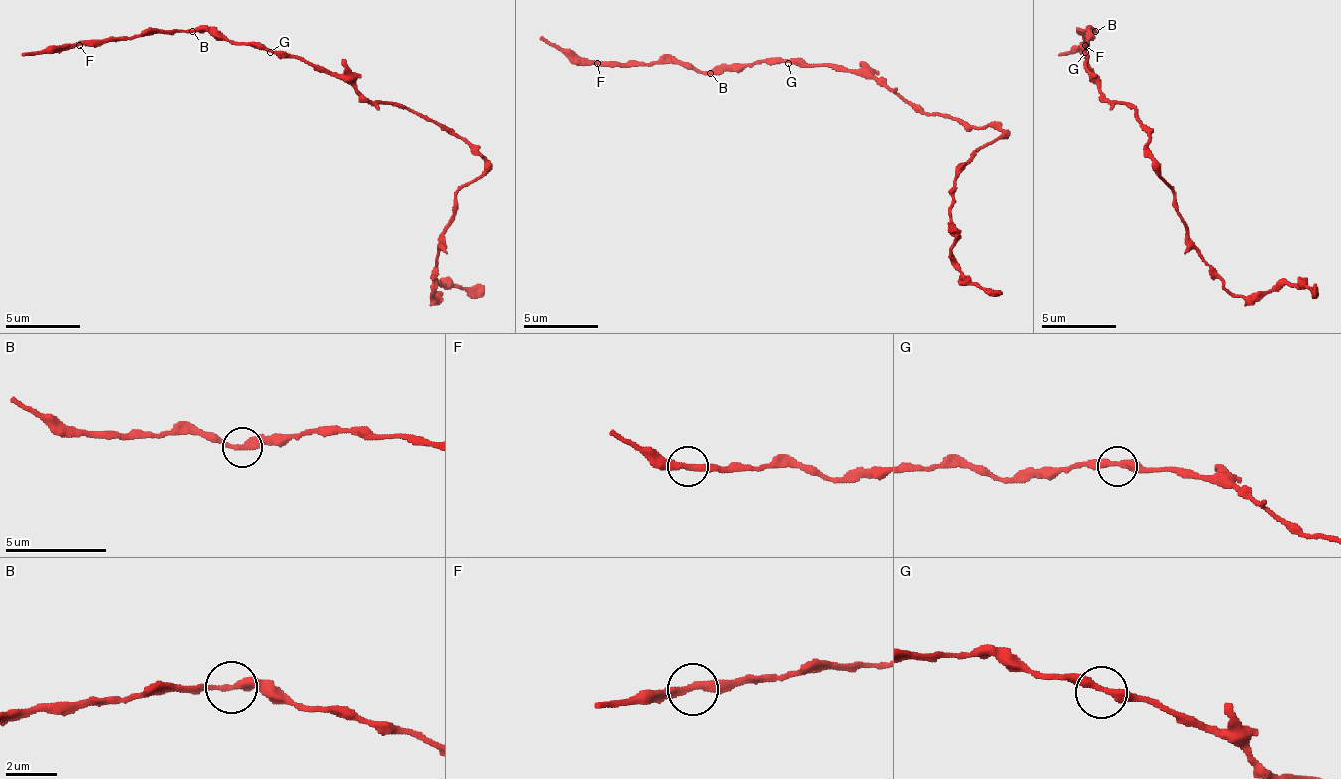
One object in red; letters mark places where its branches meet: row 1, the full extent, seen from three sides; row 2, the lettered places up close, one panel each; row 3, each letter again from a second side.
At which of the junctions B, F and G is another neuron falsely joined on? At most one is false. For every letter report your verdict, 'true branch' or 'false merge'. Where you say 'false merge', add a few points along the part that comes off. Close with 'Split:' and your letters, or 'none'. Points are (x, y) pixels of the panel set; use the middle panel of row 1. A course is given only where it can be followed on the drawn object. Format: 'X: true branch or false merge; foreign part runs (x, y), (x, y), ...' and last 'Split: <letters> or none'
B: true branch
F: true branch
G: true branch
Split: none

